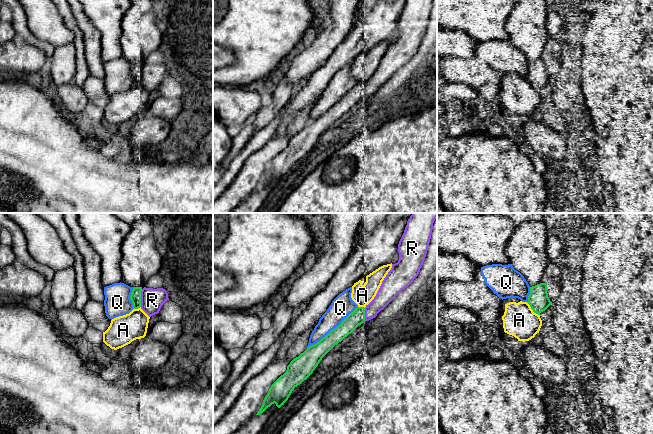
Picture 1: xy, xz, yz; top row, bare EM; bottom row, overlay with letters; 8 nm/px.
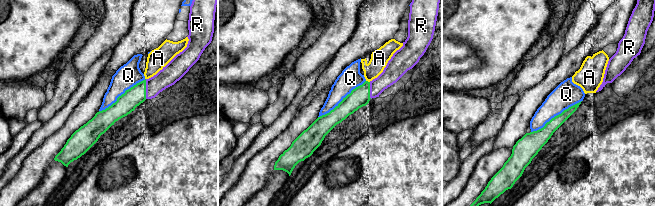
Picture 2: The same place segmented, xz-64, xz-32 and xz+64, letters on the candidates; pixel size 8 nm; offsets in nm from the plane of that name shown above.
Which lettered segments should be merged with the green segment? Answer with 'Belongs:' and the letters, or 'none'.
Belongs: R

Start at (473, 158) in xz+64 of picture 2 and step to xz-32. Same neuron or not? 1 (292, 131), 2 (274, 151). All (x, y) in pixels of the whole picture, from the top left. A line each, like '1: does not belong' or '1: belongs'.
1: does not belong
2: does not belong

